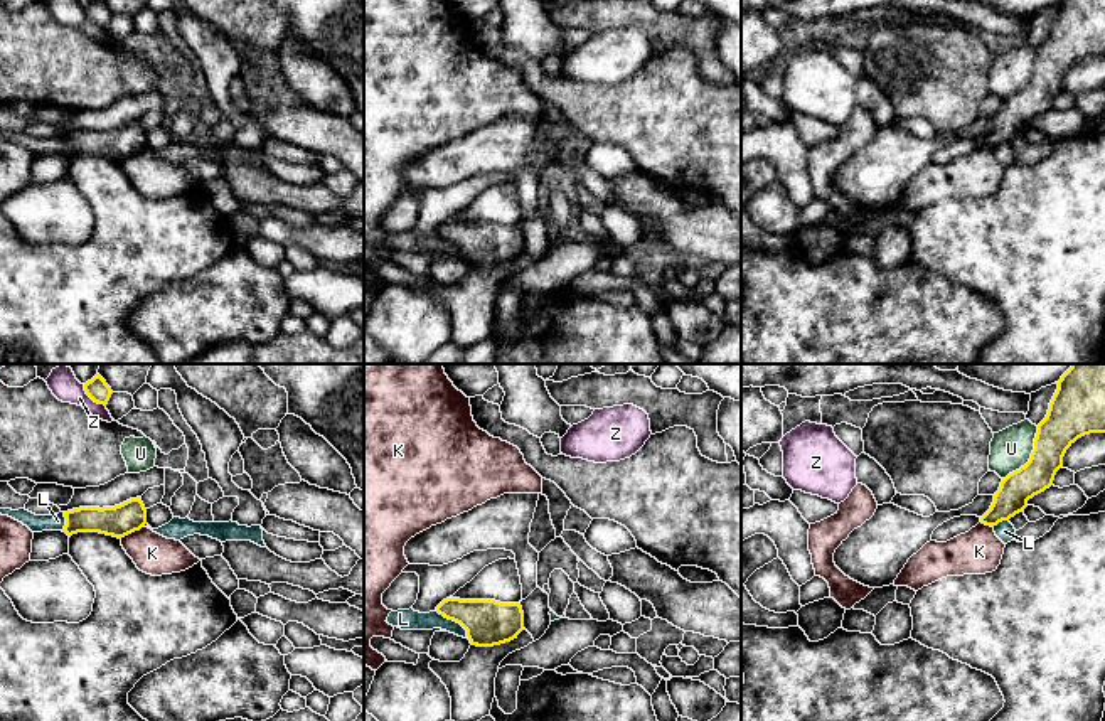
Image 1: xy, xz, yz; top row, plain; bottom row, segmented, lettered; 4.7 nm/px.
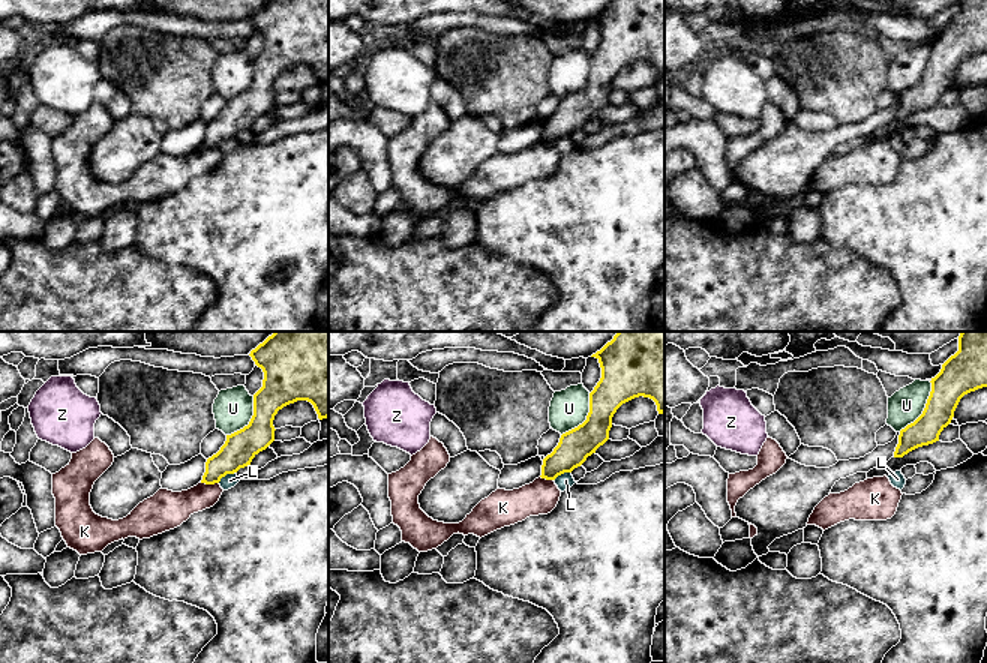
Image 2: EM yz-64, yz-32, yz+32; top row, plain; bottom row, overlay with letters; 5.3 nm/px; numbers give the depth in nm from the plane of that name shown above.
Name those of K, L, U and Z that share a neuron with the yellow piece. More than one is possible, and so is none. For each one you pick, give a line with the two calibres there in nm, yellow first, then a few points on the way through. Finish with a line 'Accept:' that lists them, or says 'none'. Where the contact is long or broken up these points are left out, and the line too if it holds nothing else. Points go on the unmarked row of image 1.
Accept: none

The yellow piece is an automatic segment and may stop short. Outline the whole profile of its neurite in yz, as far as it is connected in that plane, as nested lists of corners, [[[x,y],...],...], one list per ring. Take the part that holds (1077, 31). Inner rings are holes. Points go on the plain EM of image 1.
[[[1061,0],[1056,7],[1029,84],[1002,101],[982,147],[994,150],[1024,135],[1029,121],[1053,108],[1066,72],[1078,61],[1105,56],[1105,0]]]

